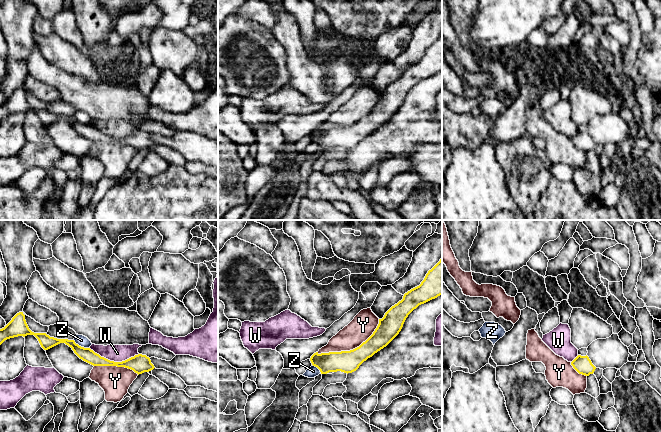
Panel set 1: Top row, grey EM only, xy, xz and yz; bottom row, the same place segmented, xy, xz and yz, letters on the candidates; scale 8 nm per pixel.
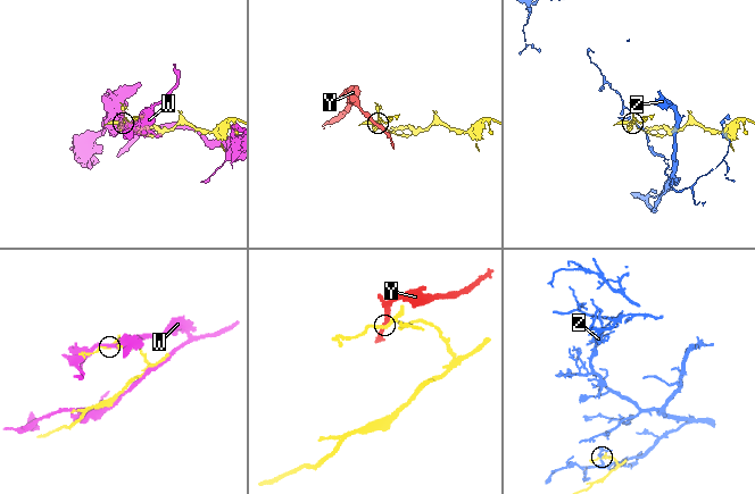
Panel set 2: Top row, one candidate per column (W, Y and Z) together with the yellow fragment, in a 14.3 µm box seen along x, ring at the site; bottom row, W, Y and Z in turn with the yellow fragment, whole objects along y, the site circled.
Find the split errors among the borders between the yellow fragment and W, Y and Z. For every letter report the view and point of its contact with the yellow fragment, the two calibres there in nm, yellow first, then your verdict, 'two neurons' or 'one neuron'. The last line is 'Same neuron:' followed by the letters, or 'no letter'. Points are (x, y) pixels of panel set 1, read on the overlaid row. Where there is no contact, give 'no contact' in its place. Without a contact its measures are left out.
W: xy (113, 361) | 150/140 nm | two neurons
Y: xz (351, 350) | 180/200 nm | two neurons
Z: xy (80, 346) | 110/90 nm | two neurons
Same neuron: no letter

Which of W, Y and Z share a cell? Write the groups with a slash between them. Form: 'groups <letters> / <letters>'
groups W / Y / Z

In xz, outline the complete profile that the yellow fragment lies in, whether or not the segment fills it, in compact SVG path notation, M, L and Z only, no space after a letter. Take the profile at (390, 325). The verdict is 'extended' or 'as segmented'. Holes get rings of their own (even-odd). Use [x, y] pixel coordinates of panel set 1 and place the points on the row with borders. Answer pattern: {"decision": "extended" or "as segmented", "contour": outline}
{"decision": "as segmented", "contour": "M442 258L431 270L428 271L424 280L419 286L405 293L403 299L392 306L385 313L382 319L379 319L379 324L373 334L359 347L350 351L329 352L321 354L316 352L310 358L312 365L317 367L321 374L337 371L348 374L356 371L364 361L386 347L399 334L406 318L414 309L416 309L421 304L437 298L440 295L442 295Z"}

